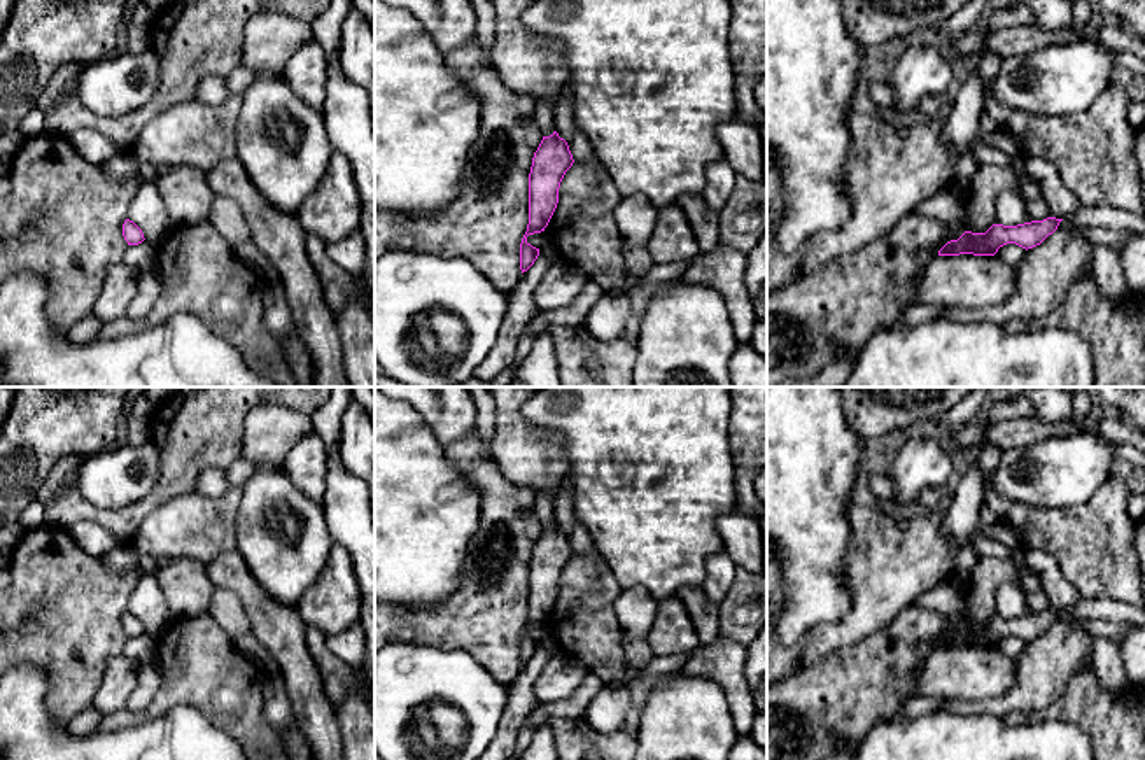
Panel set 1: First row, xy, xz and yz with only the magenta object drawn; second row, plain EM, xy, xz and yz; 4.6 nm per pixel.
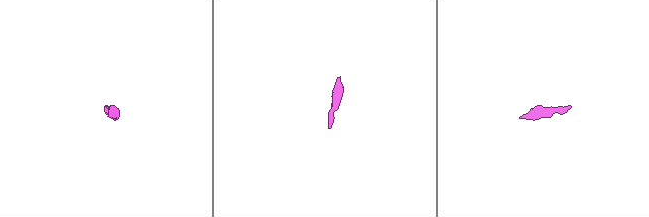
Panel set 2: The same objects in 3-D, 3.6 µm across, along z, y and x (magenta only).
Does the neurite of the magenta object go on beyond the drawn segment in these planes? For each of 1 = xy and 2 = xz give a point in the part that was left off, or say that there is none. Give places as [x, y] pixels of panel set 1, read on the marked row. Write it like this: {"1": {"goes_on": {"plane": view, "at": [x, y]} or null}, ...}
{"1": {"goes_on": null}, "2": {"goes_on": null}}

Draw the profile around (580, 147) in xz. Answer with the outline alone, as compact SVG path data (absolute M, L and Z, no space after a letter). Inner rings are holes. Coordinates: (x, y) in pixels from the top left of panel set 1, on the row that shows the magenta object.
M574 124L574 133L571 137L571 140L567 142L569 151L572 154L572 159L576 163L590 163L595 158L595 151L592 147L592 144L588 142L588 138L578 130L578 126Z

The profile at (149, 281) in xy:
M154 257L145 259L137 268L137 294L126 310L126 317L145 317L161 292L161 284L161 270L158 268Z

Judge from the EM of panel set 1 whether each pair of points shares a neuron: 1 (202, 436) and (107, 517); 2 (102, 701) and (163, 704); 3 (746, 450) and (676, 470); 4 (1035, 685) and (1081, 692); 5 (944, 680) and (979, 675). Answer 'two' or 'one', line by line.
1: one
2: two
3: two
4: two
5: one

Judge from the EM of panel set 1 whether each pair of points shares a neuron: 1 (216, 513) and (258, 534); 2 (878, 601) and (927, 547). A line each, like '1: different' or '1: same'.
1: different
2: same

